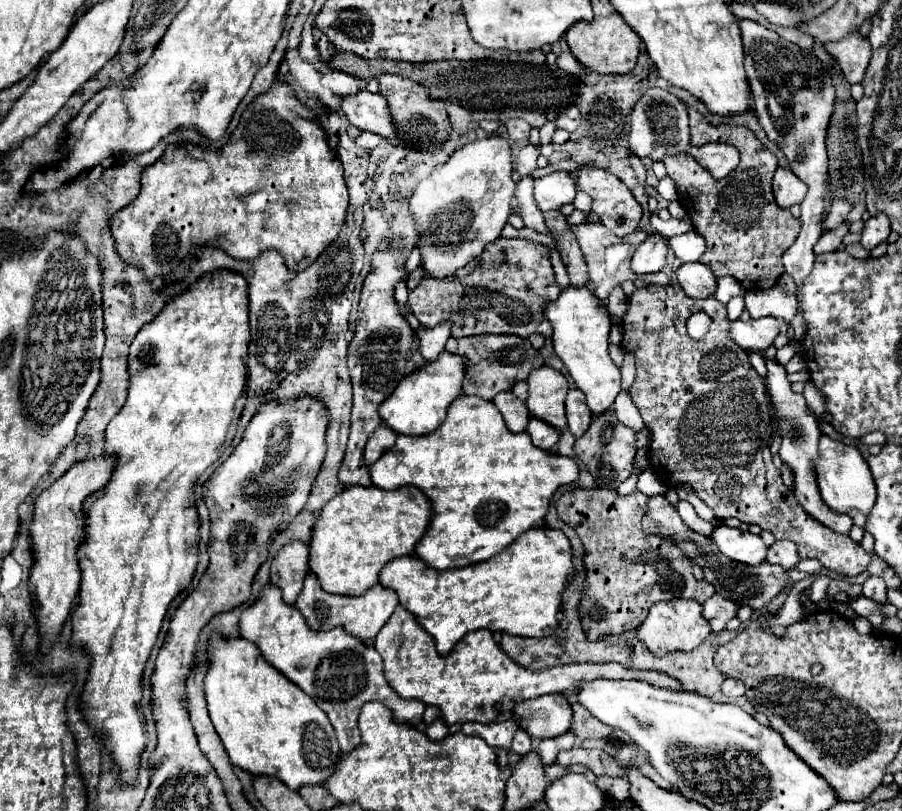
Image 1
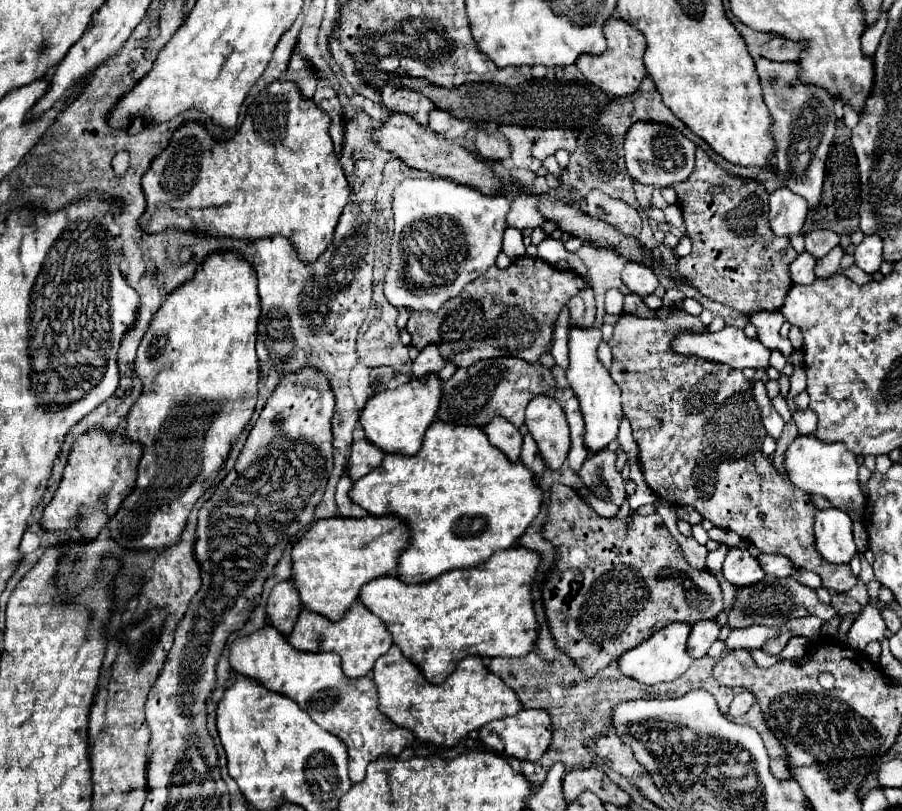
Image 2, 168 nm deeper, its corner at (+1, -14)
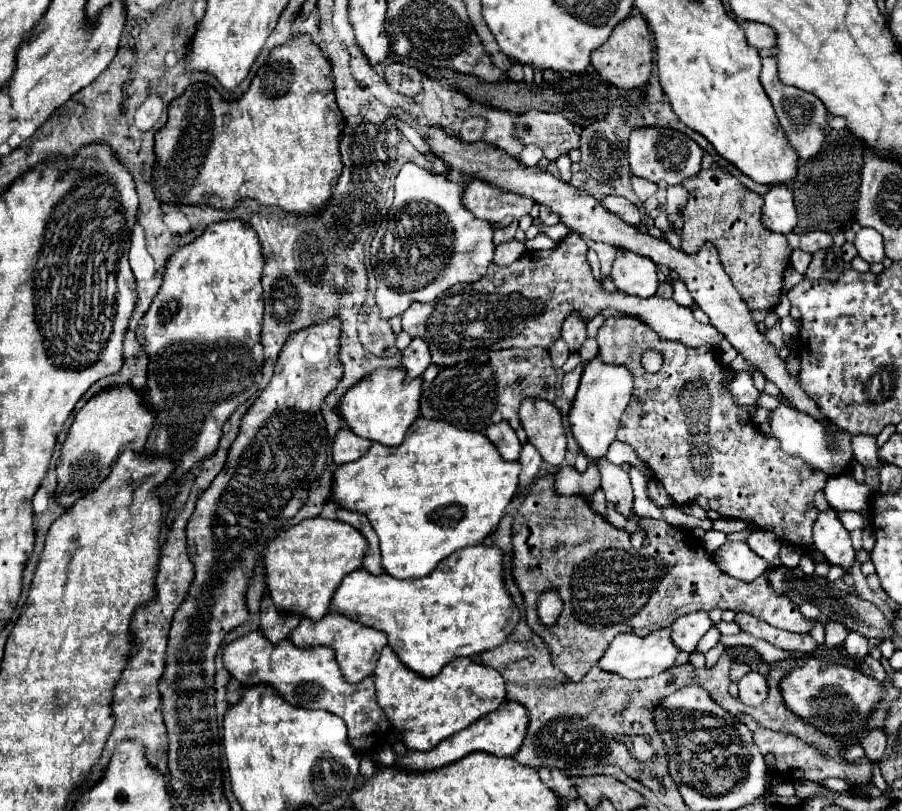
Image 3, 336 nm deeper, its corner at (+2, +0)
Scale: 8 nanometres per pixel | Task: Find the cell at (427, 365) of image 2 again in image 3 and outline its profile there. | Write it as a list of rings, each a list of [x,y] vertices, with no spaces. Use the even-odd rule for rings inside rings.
[[[414,338],[410,346],[402,352],[402,364],[408,370],[408,380],[422,376],[422,372],[428,368],[430,362],[432,354],[428,352],[428,344],[424,344],[424,340],[420,338]]]

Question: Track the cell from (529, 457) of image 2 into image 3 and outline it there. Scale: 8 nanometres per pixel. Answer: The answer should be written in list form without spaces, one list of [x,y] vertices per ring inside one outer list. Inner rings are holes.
[[[530,442],[522,446],[520,464],[522,464],[522,472],[520,472],[520,488],[518,488],[518,492],[522,488],[526,488],[534,480],[534,476],[538,474],[540,466],[542,466],[542,456],[536,452],[536,448]]]

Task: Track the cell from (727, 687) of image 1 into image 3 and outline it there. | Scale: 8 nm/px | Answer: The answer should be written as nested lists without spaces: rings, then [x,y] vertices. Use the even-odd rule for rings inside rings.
[[[750,672],[744,678],[738,680],[738,690],[740,690],[740,702],[746,706],[758,706],[766,698],[766,678],[758,672]]]

